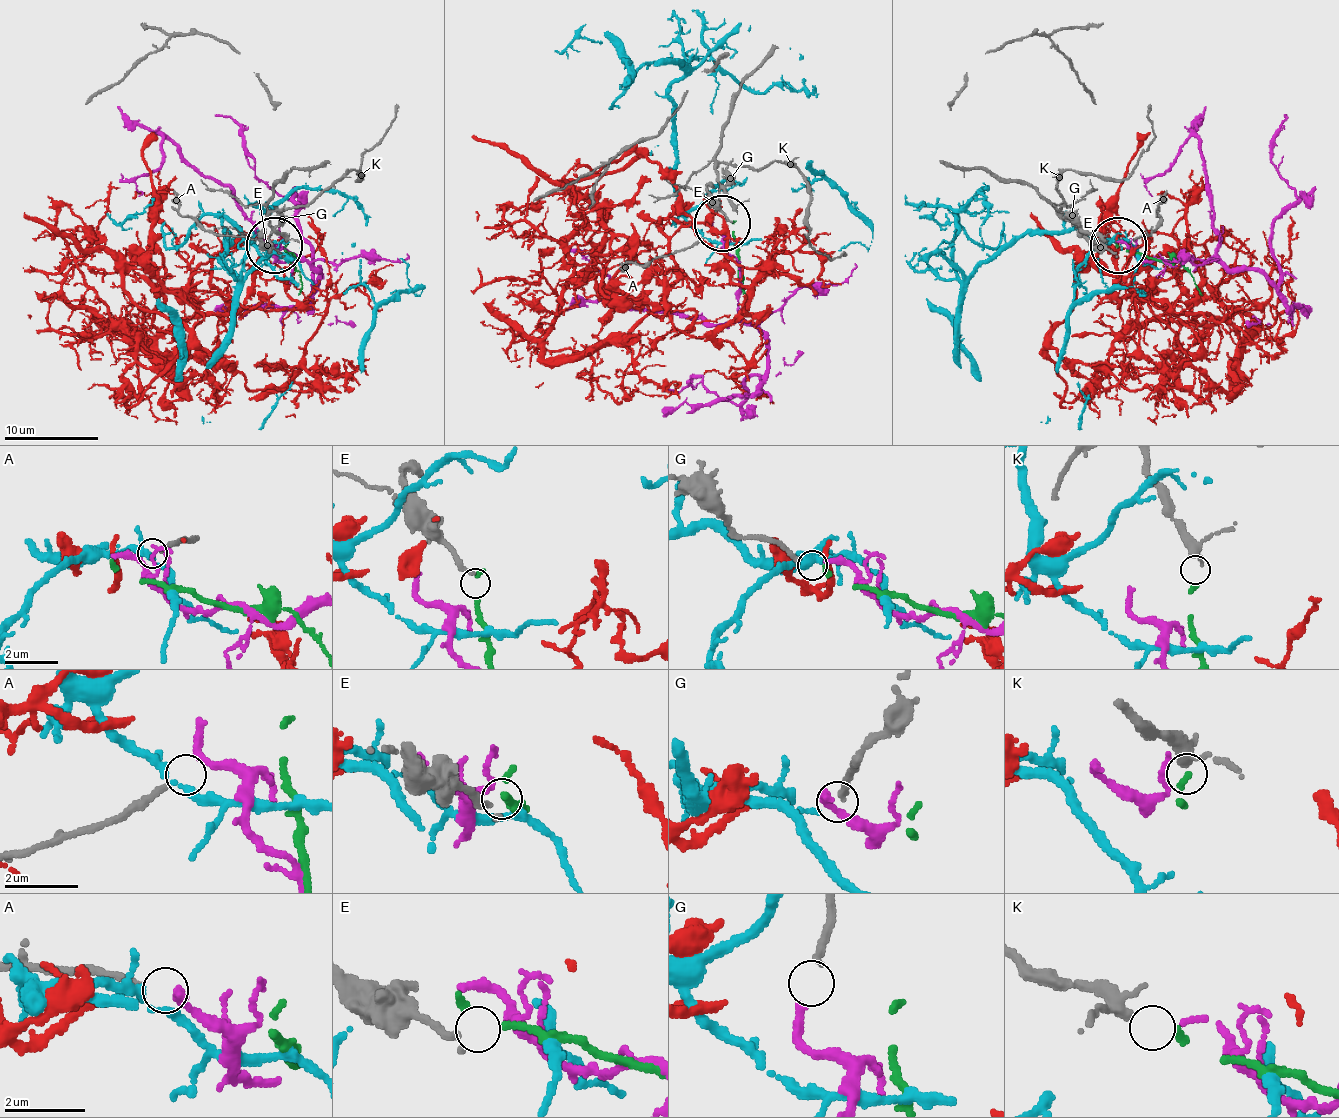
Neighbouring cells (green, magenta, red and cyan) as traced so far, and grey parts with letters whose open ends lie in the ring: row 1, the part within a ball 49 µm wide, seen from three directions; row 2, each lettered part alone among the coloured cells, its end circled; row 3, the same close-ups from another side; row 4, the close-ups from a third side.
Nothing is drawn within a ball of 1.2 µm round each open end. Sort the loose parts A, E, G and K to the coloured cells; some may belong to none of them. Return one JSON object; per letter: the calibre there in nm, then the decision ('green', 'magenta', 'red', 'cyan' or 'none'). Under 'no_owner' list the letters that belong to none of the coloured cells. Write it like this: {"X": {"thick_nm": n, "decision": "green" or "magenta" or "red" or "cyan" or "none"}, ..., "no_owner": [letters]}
{"A": {"thick_nm": 150, "decision": "none"}, "E": {"thick_nm": 140, "decision": "none"}, "G": {"thick_nm": 160, "decision": "magenta"}, "K": {"thick_nm": 280, "decision": "green"}, "no_owner": ["A", "E"]}

